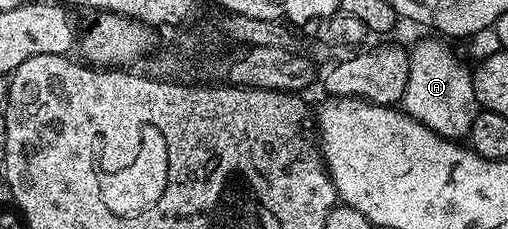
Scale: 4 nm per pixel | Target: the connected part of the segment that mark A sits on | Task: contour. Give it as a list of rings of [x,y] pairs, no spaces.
[[[426,38],[412,46],[408,88],[404,92],[400,106],[420,124],[432,128],[432,132],[445,138],[462,140],[469,135],[472,120],[480,109],[474,91],[474,75],[471,67],[466,67],[445,46],[445,41],[434,38]]]

